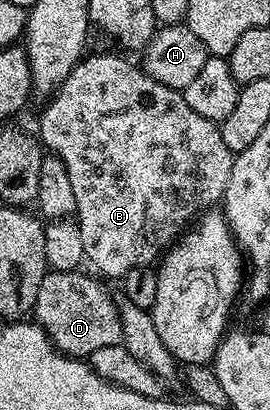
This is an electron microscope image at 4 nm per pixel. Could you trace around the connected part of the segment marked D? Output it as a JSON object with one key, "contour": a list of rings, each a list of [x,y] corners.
{"contour":[[[50,270],[39,286],[39,295],[31,312],[32,318],[45,330],[54,347],[75,359],[85,359],[106,345],[121,345],[123,325],[118,300],[109,296],[100,278],[84,275],[84,270]]]}

